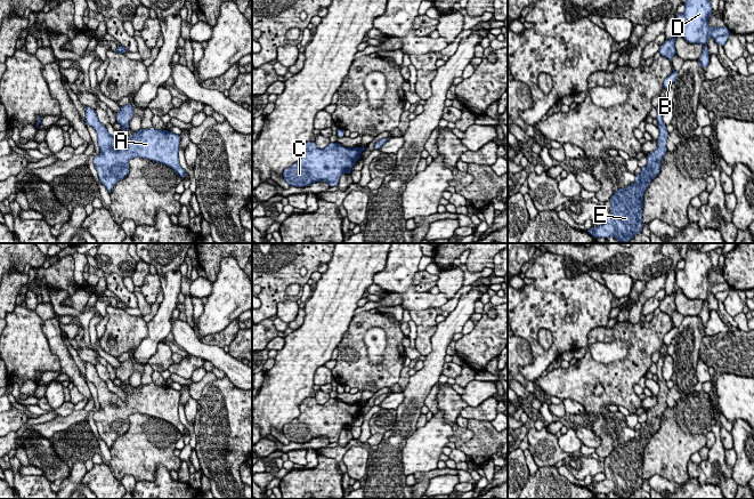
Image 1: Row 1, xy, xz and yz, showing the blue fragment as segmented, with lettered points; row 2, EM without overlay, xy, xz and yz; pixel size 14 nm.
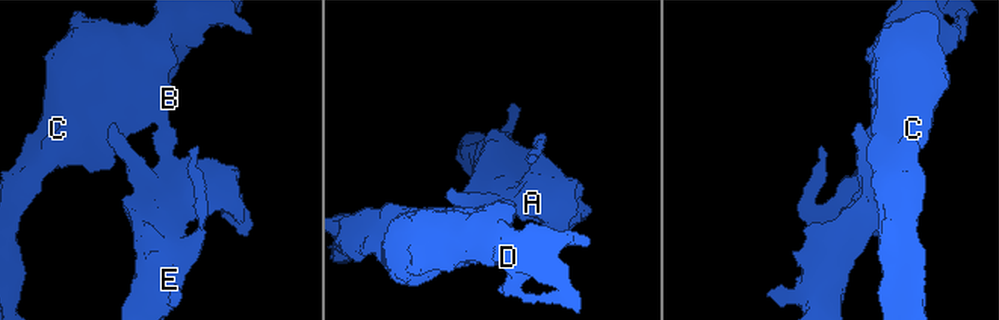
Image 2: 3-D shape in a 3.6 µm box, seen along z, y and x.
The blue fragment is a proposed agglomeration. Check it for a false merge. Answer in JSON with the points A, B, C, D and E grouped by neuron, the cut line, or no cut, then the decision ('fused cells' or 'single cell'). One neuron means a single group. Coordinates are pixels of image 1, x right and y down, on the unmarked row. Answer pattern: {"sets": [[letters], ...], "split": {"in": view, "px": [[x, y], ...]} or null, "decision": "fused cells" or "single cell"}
{"sets": [["A", "E"], ["B", "C", "D"]], "split": {"in": "xz", "px": [[383, 397], [375, 400]]}, "decision": "fused cells"}

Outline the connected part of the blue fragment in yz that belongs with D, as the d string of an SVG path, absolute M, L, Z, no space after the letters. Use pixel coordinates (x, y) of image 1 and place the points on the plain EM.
M689 249L686 253L684 268L678 269L675 274L674 290L666 296L659 305L660 312L672 314L675 308L675 292L681 290L689 299L702 299L703 308L700 314L700 322L706 325L710 319L708 305L706 301L707 293L714 293L717 301L724 301L730 287L724 281L722 283L710 283L708 275L713 268L710 252L699 252L697 249Z

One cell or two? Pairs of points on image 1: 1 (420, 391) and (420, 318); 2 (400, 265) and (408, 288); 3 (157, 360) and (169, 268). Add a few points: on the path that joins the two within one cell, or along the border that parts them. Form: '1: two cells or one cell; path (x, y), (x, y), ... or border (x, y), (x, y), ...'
1: two cells; border (436, 330), (431, 337), (431, 351), (426, 356)
2: one cell; path (400, 271), (400, 280), (403, 282)
3: two cells; border (162, 340), (146, 362)

